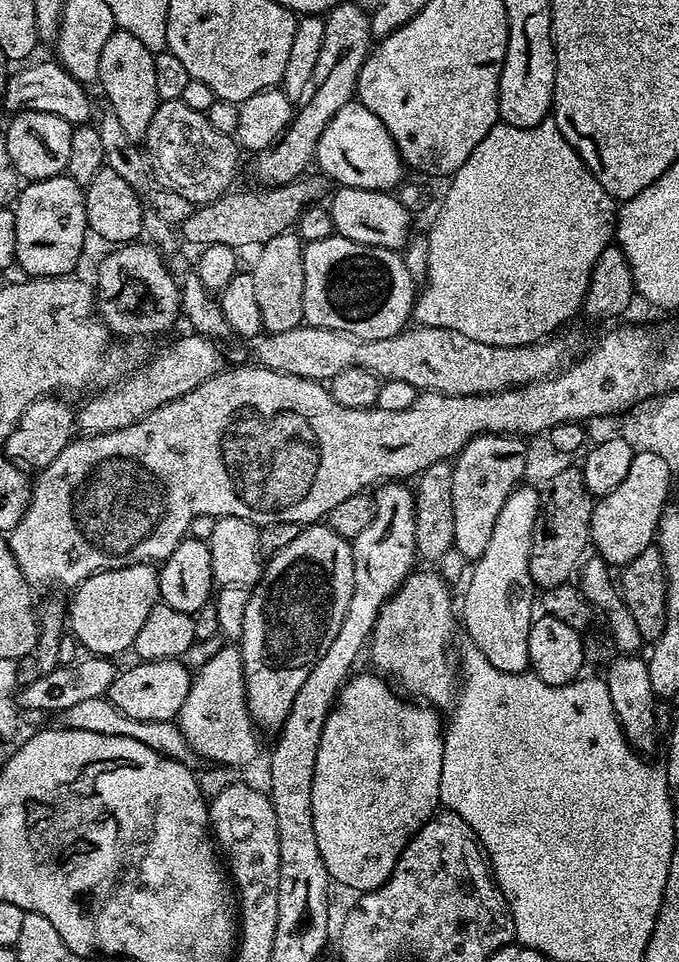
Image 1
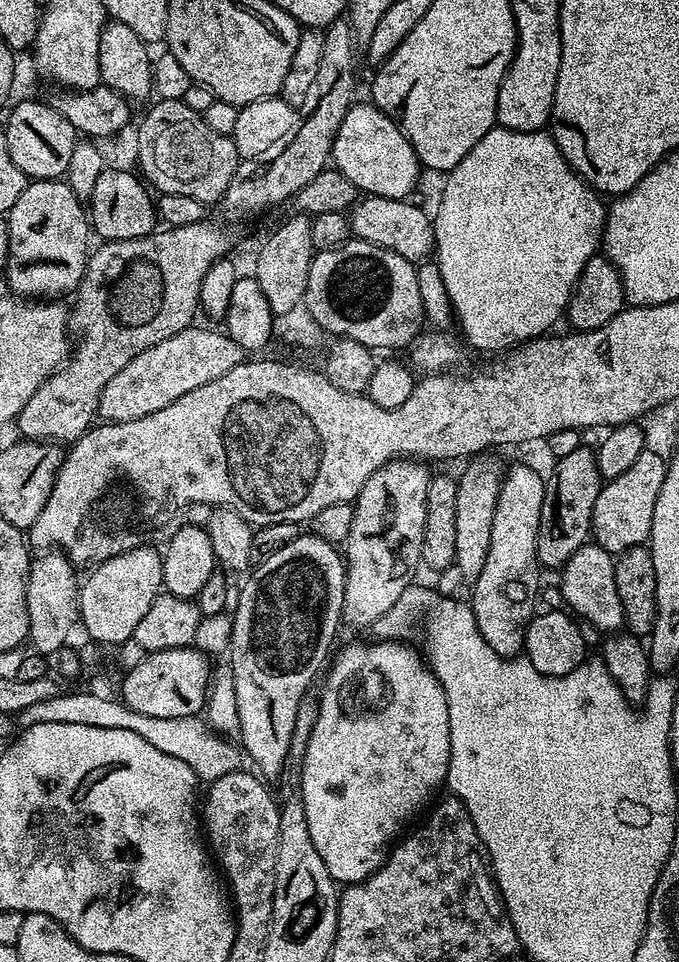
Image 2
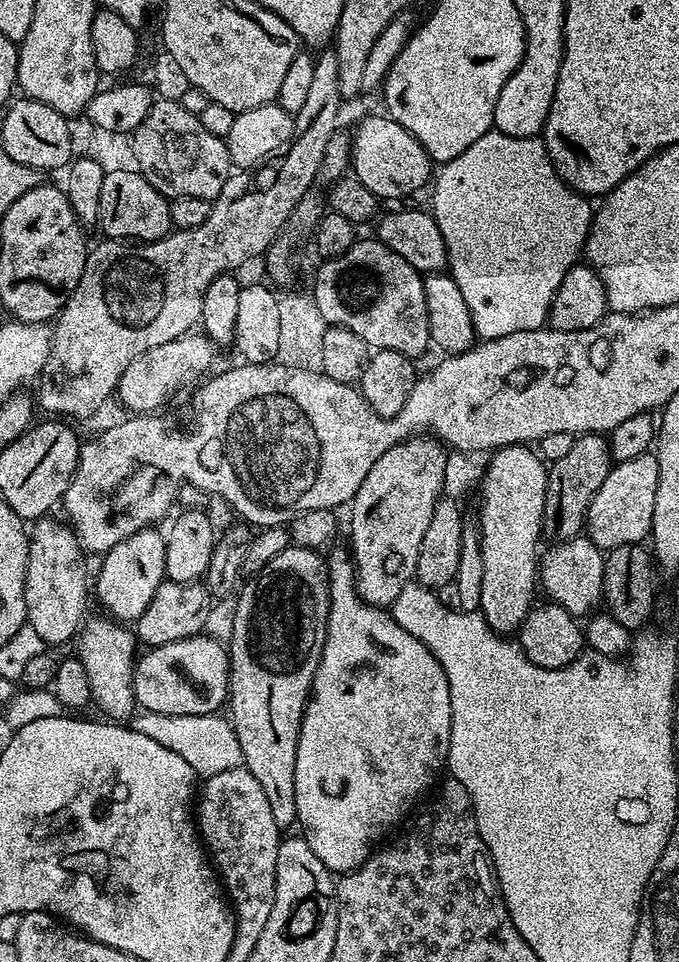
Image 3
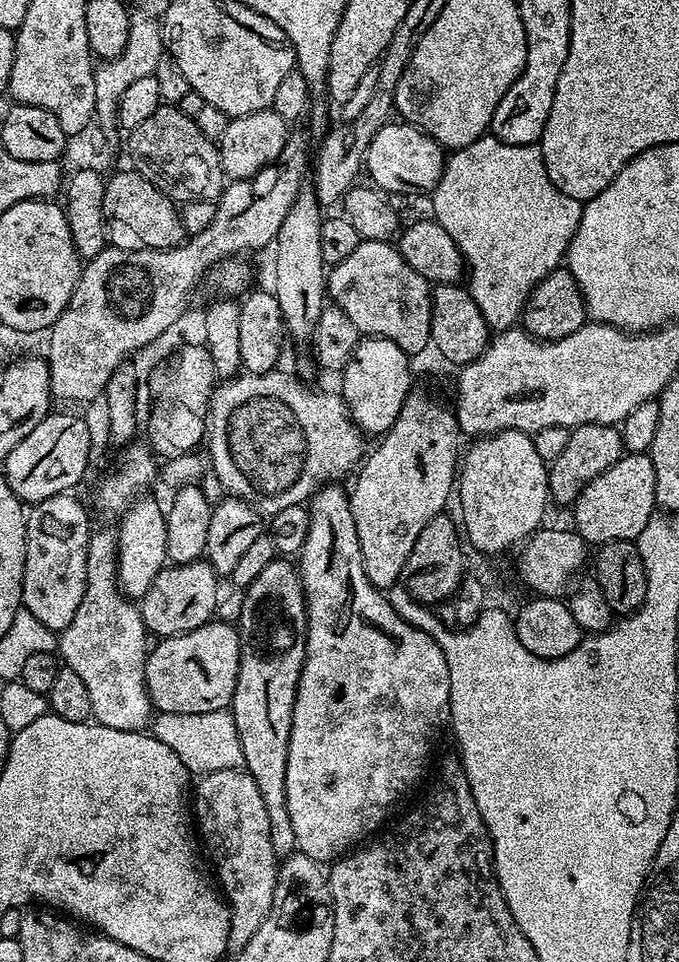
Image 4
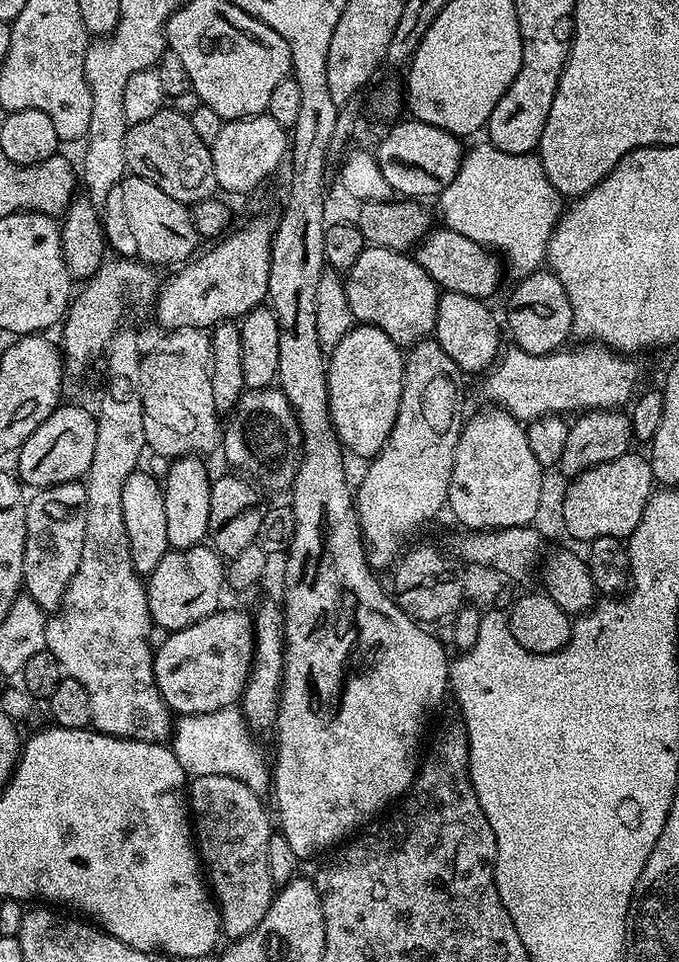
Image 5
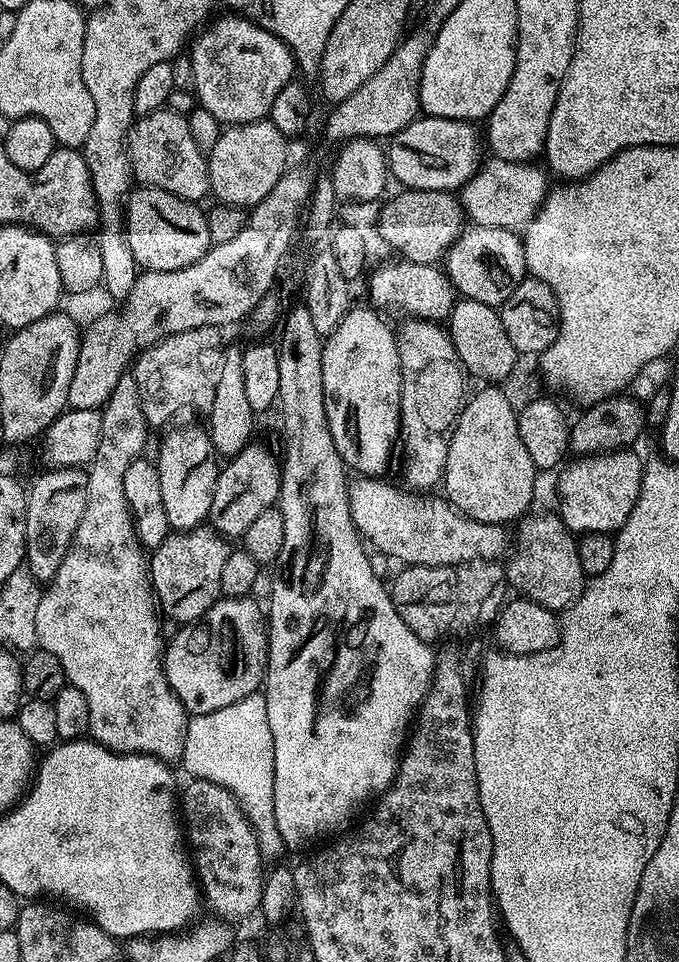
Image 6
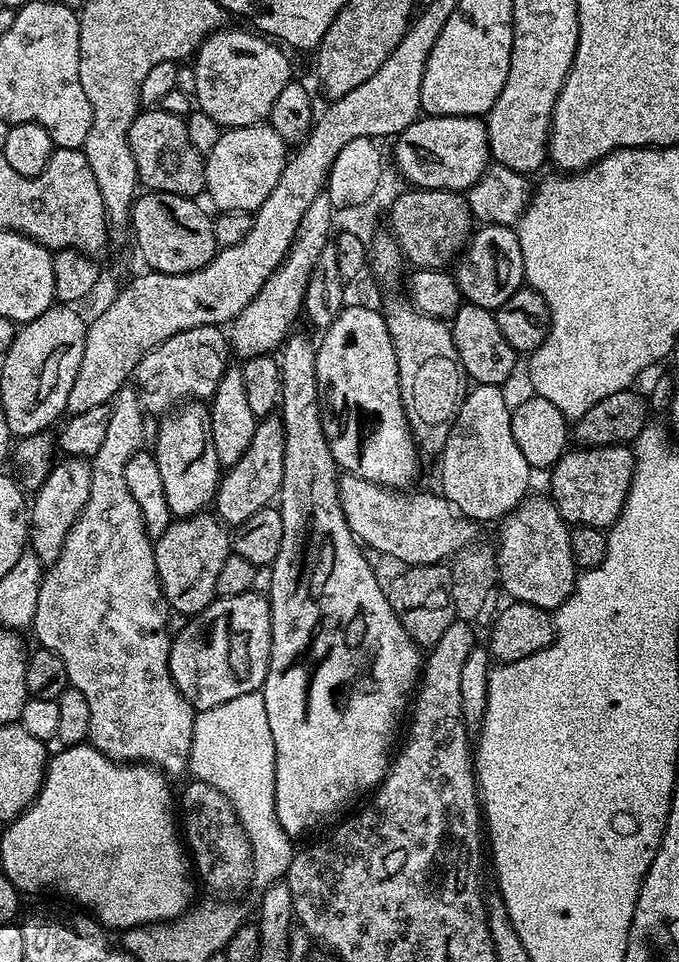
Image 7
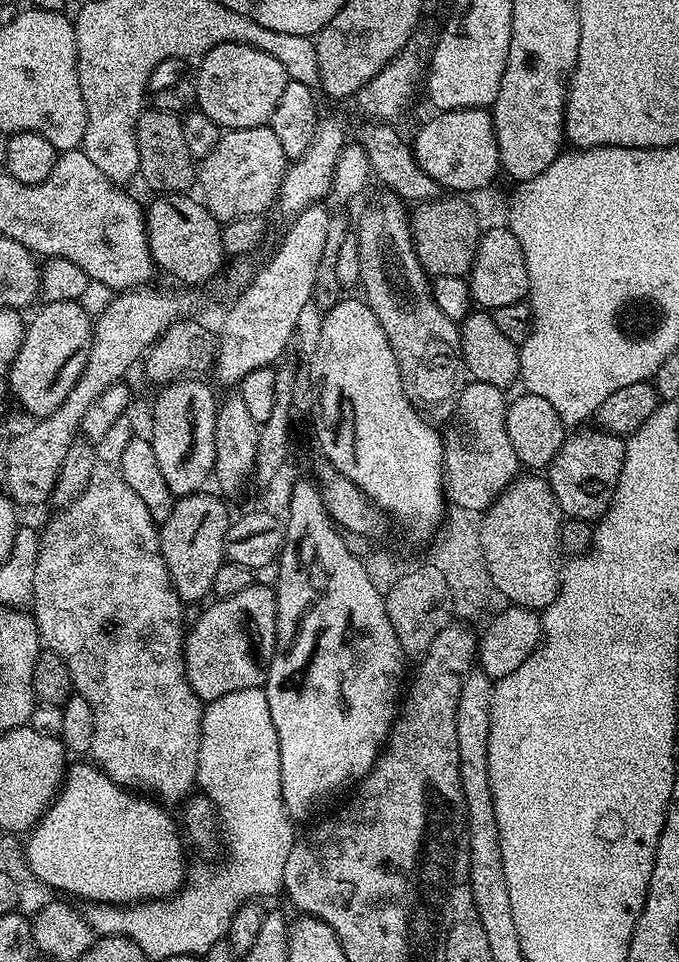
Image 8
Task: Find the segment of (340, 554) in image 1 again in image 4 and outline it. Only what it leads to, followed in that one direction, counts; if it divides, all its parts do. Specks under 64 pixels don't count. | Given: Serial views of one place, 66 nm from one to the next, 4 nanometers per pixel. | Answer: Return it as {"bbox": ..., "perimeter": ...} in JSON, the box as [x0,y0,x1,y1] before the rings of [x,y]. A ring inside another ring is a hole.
{"bbox":[230,558,305,858],"perimeter":[[[288,558],[270,562],[270,566],[266,566],[266,570],[262,570],[262,574],[258,574],[252,585],[243,591],[244,601],[238,621],[240,665],[230,711],[242,746],[243,767],[254,778],[254,782],[258,782],[258,794],[262,794],[262,802],[266,802],[266,814],[270,814],[270,846],[274,846],[277,858],[283,858],[297,851],[294,826],[290,823],[290,810],[286,806],[287,754],[296,687],[304,666],[305,592],[297,565]]]}

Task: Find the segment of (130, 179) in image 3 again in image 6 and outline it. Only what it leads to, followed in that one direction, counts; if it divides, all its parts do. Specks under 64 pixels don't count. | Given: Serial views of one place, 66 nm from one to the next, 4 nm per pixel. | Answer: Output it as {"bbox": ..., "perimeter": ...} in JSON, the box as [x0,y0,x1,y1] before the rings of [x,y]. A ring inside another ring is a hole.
{"bbox":[124,186,212,272],"perimeter":[[[136,186],[126,197],[124,226],[137,265],[149,272],[182,270],[212,247],[210,226],[206,226],[206,212],[199,203],[183,200],[166,190]]]}

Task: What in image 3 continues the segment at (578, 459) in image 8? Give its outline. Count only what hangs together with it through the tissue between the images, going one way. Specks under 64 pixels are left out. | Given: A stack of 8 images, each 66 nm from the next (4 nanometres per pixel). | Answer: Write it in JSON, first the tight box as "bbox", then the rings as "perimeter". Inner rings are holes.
{"bbox":[586,451,658,550],"perimeter":[[[651,451],[633,460],[613,463],[606,482],[598,486],[598,494],[588,507],[586,535],[601,550],[638,544],[649,539],[654,518],[654,493],[658,491],[658,462]]]}

